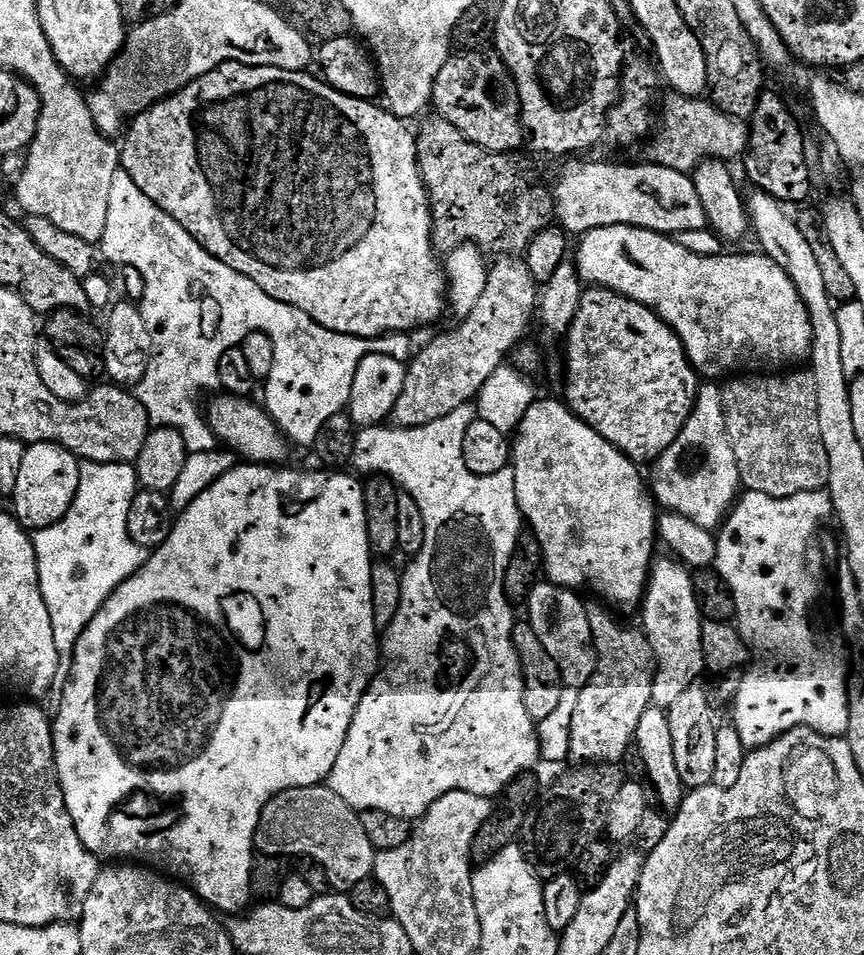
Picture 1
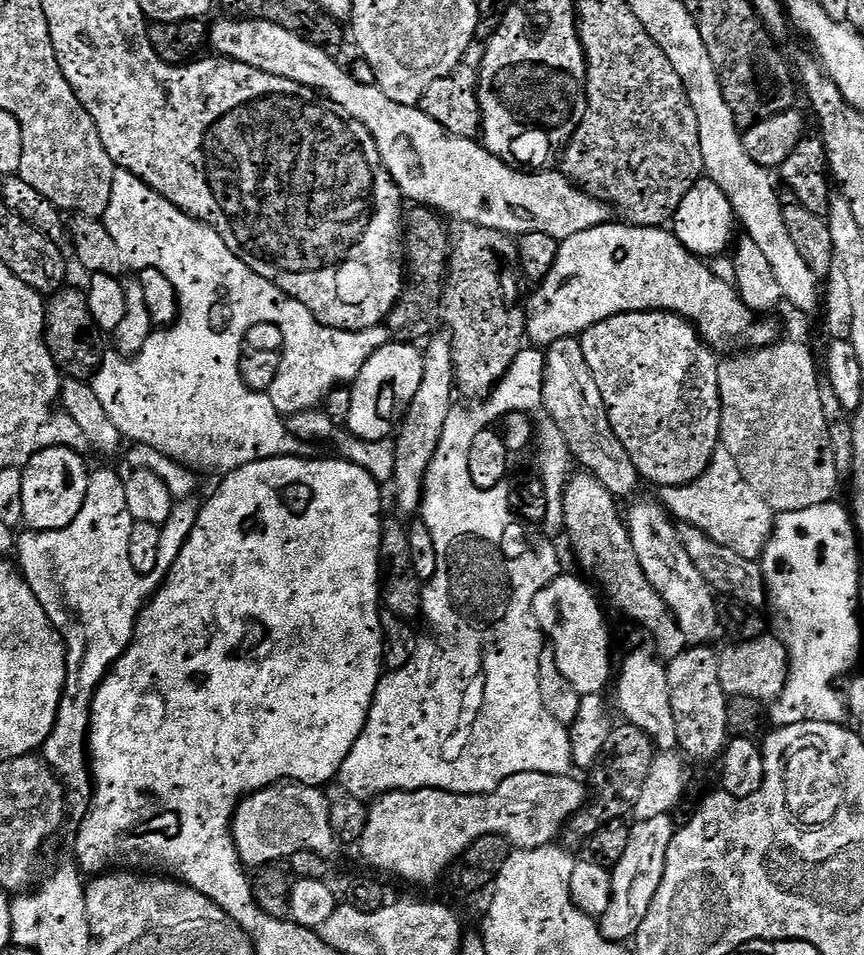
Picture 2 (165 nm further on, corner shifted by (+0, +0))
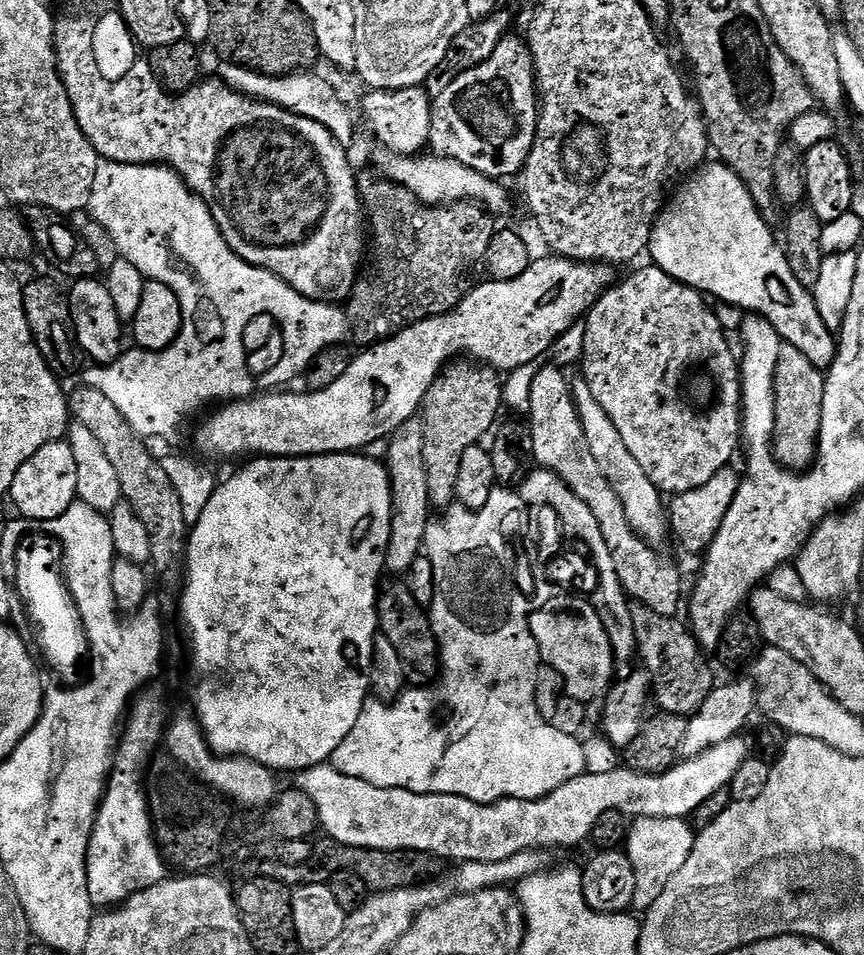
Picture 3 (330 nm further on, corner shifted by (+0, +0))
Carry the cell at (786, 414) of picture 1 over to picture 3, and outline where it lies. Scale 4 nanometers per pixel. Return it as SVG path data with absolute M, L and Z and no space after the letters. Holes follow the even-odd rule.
M783 343L780 347L776 354L776 376L773 384L776 428L774 455L785 468L800 472L810 468L818 455L825 375L794 346Z

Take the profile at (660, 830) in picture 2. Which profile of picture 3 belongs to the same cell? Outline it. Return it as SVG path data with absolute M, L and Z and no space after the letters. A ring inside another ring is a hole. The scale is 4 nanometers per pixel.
M642 816L631 821L626 841L626 851L630 862L634 866L634 898L632 908L637 913L643 914L648 911L662 890L666 890L666 882L682 870L686 864L686 858L690 858L690 850L694 846L697 833L692 832L688 825L689 821L684 818L650 818Z

